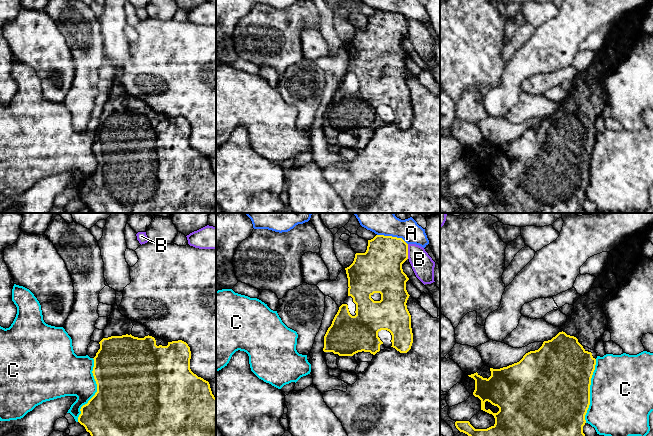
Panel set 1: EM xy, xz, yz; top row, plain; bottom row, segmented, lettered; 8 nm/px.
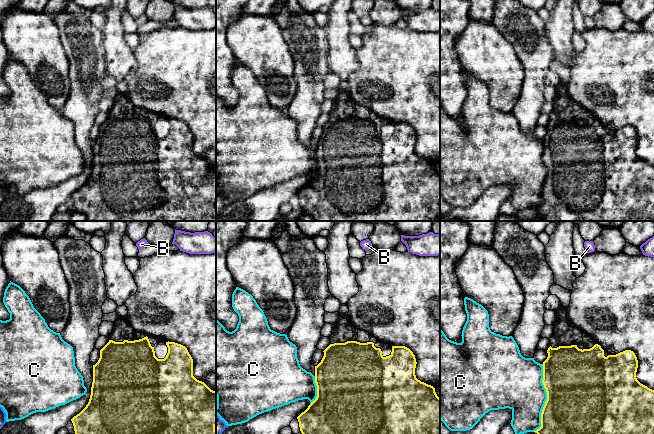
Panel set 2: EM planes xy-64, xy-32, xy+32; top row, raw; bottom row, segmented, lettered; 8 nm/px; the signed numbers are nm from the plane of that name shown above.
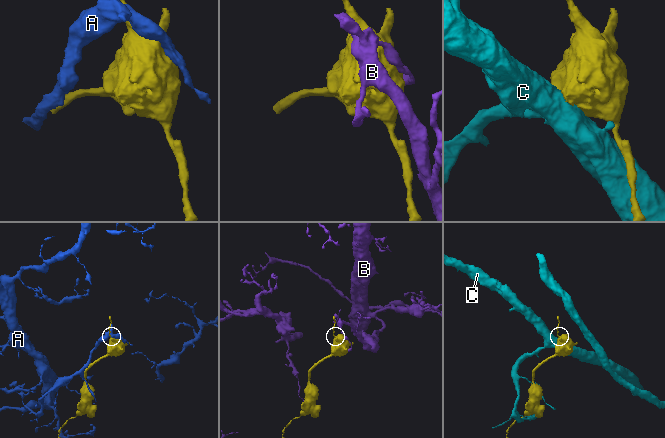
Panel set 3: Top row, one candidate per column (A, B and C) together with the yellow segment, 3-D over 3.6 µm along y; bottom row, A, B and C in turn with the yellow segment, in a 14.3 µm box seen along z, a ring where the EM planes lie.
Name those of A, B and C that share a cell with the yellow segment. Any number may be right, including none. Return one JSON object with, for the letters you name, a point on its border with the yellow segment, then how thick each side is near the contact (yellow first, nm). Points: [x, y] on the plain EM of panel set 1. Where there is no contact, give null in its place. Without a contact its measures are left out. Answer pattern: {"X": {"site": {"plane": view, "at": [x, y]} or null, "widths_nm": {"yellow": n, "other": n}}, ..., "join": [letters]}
{"join": []}

